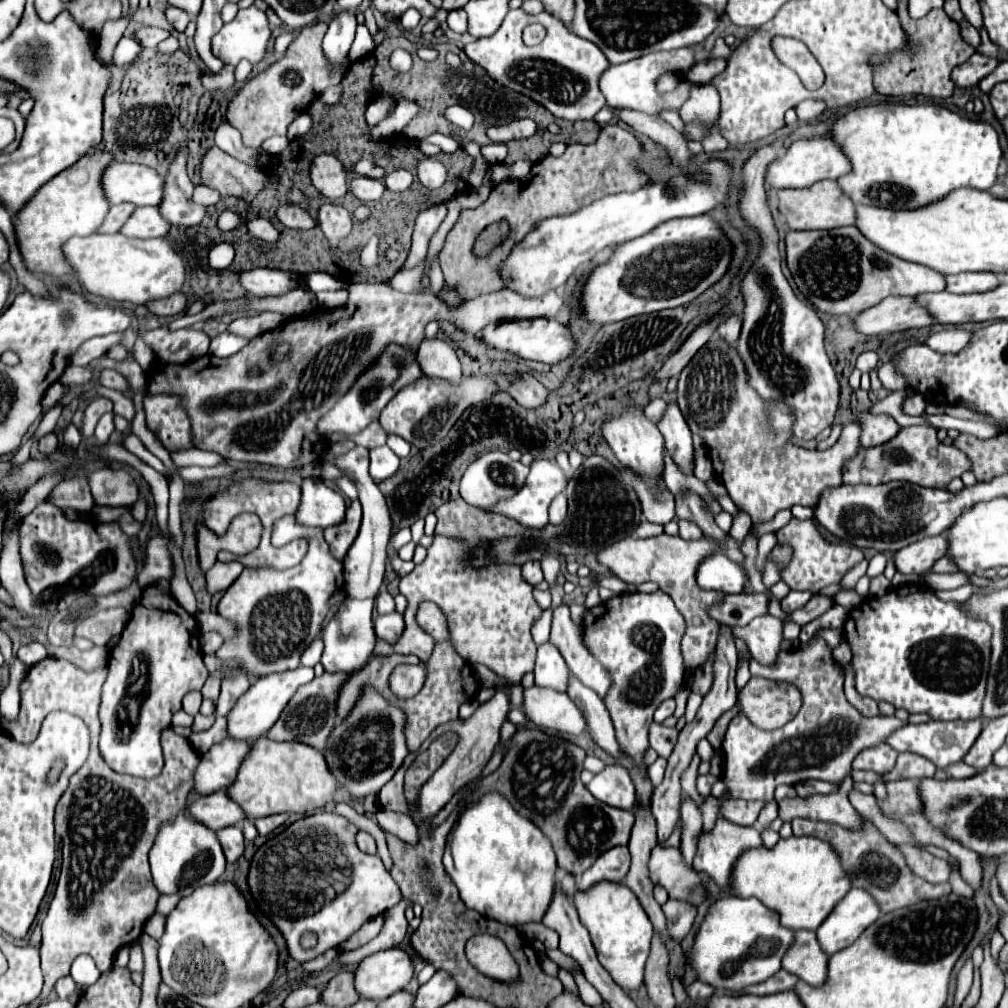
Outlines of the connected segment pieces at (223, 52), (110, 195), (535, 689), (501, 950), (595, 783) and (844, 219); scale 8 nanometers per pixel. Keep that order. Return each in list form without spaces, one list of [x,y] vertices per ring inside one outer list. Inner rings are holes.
[[[249,6],[239,10],[237,16],[229,24],[223,24],[223,28],[213,36],[213,54],[233,66],[241,58],[255,64],[263,60],[269,38],[271,30],[265,12],[257,6]]]
[[[111,162],[101,174],[101,188],[103,188],[105,200],[109,204],[129,202],[133,206],[157,206],[161,202],[163,178],[153,168],[147,168],[147,166],[141,166],[141,164]]]
[[[537,684],[523,688],[523,712],[539,728],[553,728],[569,736],[579,736],[587,730],[585,718],[575,702],[553,688],[541,688]]]
[[[479,934],[467,942],[467,960],[487,978],[497,982],[517,982],[519,968],[507,946],[489,934]]]
[[[607,766],[603,772],[595,774],[595,778],[587,784],[587,790],[599,800],[609,806],[621,810],[633,810],[635,790],[633,782],[625,768],[621,766]]]
[[[821,180],[807,188],[797,190],[777,190],[777,208],[785,216],[791,230],[831,230],[837,226],[849,226],[855,220],[855,206],[841,194],[835,180]]]

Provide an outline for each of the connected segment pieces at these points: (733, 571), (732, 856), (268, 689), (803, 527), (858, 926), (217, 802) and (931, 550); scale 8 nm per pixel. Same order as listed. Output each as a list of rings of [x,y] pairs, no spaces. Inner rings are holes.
[[[711,554],[697,566],[697,586],[703,590],[719,590],[723,594],[739,594],[747,584],[741,566],[723,554]]]
[[[717,818],[715,826],[709,832],[701,832],[697,842],[699,842],[697,844],[697,854],[693,858],[695,870],[707,872],[723,890],[727,890],[727,886],[729,886],[733,862],[741,856],[741,852],[749,850],[749,848],[757,848],[757,846],[763,844],[761,842],[761,834],[759,834],[757,828],[753,828],[753,826],[739,826],[739,824],[727,822],[725,818]]]
[[[299,666],[297,670],[289,670],[285,674],[269,674],[265,678],[259,678],[231,708],[231,712],[227,716],[229,738],[245,740],[245,742],[255,742],[257,738],[261,738],[277,722],[279,714],[283,712],[283,708],[287,706],[289,698],[295,694],[295,690],[301,684],[307,684],[311,678],[313,678],[313,668],[307,668],[307,666]]]
[[[791,518],[791,522],[787,526],[783,526],[777,532],[777,540],[781,544],[789,544],[793,546],[793,560],[791,564],[783,570],[783,582],[791,588],[791,590],[809,590],[809,592],[819,592],[821,588],[833,584],[833,582],[841,582],[841,578],[863,560],[863,552],[855,546],[841,546],[841,544],[829,544],[815,528],[813,520],[797,520]]]
[[[851,888],[815,932],[821,950],[831,956],[851,946],[861,932],[879,918],[879,914],[881,910],[877,908],[877,902],[873,902],[865,890]]]
[[[223,790],[213,792],[209,796],[201,796],[195,802],[191,802],[187,814],[195,822],[201,822],[203,826],[211,828],[213,832],[233,824],[241,824],[245,820],[241,806],[237,806],[231,798],[227,798]]]
[[[945,534],[913,542],[895,552],[895,568],[901,574],[923,574],[933,566],[935,560],[945,556],[945,546]]]

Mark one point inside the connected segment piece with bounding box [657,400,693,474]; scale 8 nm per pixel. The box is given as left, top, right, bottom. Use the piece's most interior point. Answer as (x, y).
(677, 435)

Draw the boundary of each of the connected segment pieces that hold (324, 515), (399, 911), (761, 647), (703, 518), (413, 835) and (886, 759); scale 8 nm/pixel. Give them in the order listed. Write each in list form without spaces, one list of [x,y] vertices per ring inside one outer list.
[[[305,478],[301,506],[297,510],[297,520],[305,526],[335,526],[345,518],[345,500],[339,492],[323,484],[317,478]]]
[[[402,899],[397,906],[389,908],[385,912],[385,918],[383,918],[381,934],[375,940],[371,940],[369,944],[361,946],[359,950],[341,954],[339,956],[339,962],[343,962],[343,964],[357,964],[365,956],[369,956],[369,954],[375,954],[379,950],[387,950],[387,948],[393,948],[395,944],[399,944],[407,936],[407,919],[403,912],[410,905],[411,903],[409,901]]]
[[[771,614],[753,618],[743,628],[735,628],[739,640],[747,642],[751,658],[763,666],[771,666],[777,662],[781,642],[783,642],[783,622]]]
[[[697,494],[691,496],[677,496],[677,518],[685,518],[693,524],[697,524],[703,532],[705,538],[709,540],[717,540],[717,542],[725,542],[727,534],[715,524],[713,516],[703,508],[703,502]]]
[[[379,810],[375,816],[377,816],[379,826],[385,832],[391,832],[411,844],[417,842],[417,828],[413,826],[413,820],[409,820],[409,816],[401,814],[401,812],[385,812],[385,810]]]
[[[881,744],[869,750],[863,750],[853,760],[853,770],[871,770],[877,774],[885,774],[895,766],[897,752],[889,744]]]

